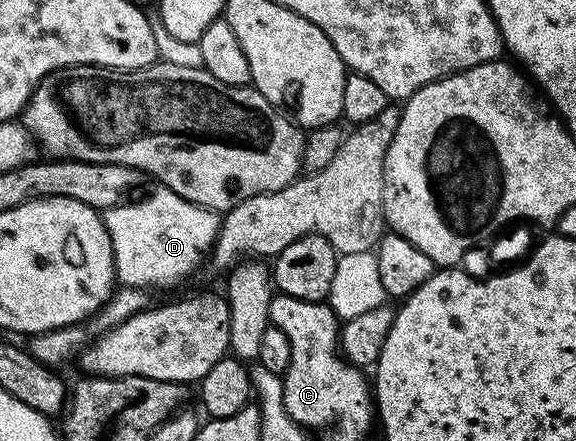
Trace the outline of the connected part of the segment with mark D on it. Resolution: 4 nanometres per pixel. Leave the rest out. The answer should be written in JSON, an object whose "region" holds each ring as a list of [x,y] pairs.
{"region":[[[159,187],[156,190],[156,193],[149,194],[144,201],[135,199],[102,214],[113,247],[118,284],[129,289],[152,291],[151,289],[171,289],[174,285],[181,284],[202,261],[205,261],[215,244],[215,238],[219,235],[220,214],[181,199],[181,195],[177,195],[171,189]]]}

